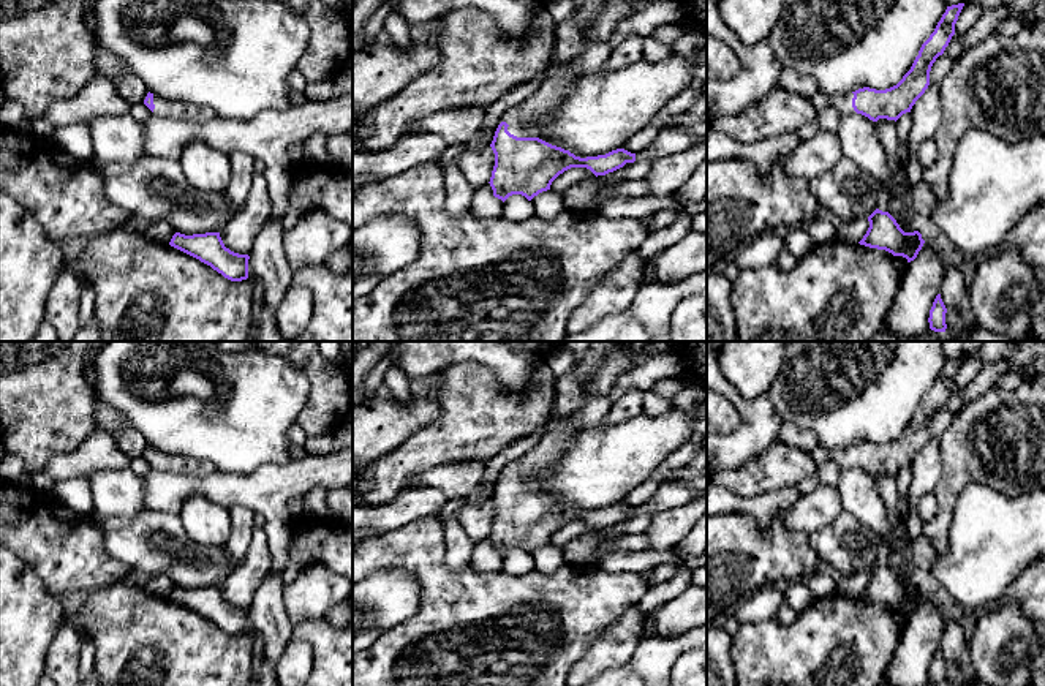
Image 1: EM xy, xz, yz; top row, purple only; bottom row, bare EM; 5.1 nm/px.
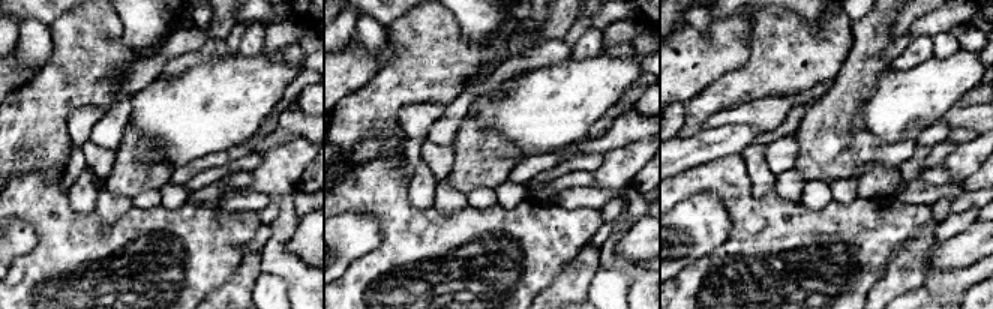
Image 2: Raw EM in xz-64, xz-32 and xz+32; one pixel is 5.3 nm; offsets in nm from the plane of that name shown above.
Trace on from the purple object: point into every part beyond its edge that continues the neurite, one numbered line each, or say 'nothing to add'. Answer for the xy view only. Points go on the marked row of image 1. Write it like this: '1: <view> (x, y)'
1: xy (176, 109)

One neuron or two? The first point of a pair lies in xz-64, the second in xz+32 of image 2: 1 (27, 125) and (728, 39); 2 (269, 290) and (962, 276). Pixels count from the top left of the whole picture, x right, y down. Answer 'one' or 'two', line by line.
1: two
2: one

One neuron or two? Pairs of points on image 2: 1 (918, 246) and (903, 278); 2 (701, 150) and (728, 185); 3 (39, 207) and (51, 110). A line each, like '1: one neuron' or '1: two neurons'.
1: one neuron
2: two neurons
3: two neurons

